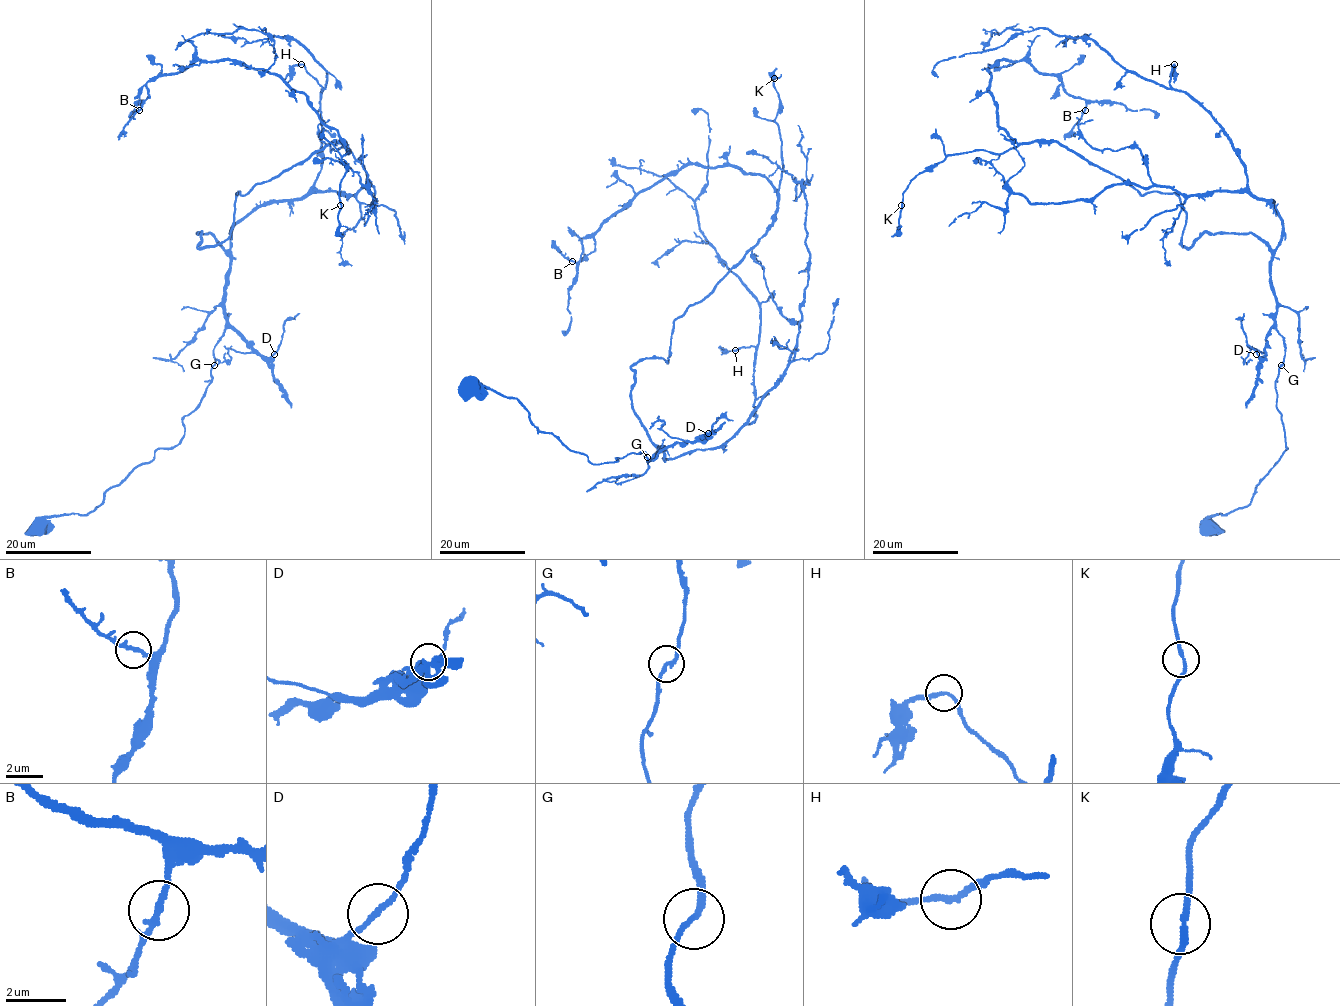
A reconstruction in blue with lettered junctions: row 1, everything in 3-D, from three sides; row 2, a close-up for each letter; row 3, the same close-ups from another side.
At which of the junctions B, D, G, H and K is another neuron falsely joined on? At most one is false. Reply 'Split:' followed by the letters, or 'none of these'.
Split: none of these

